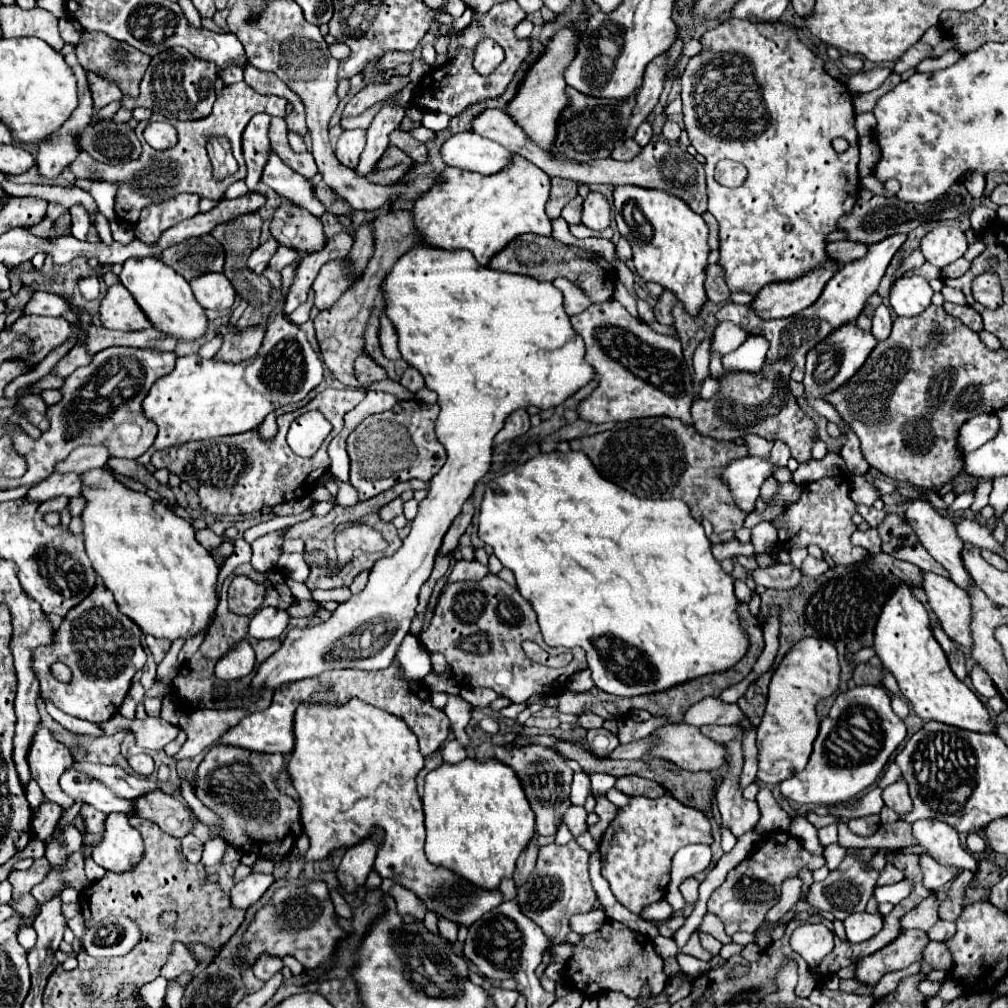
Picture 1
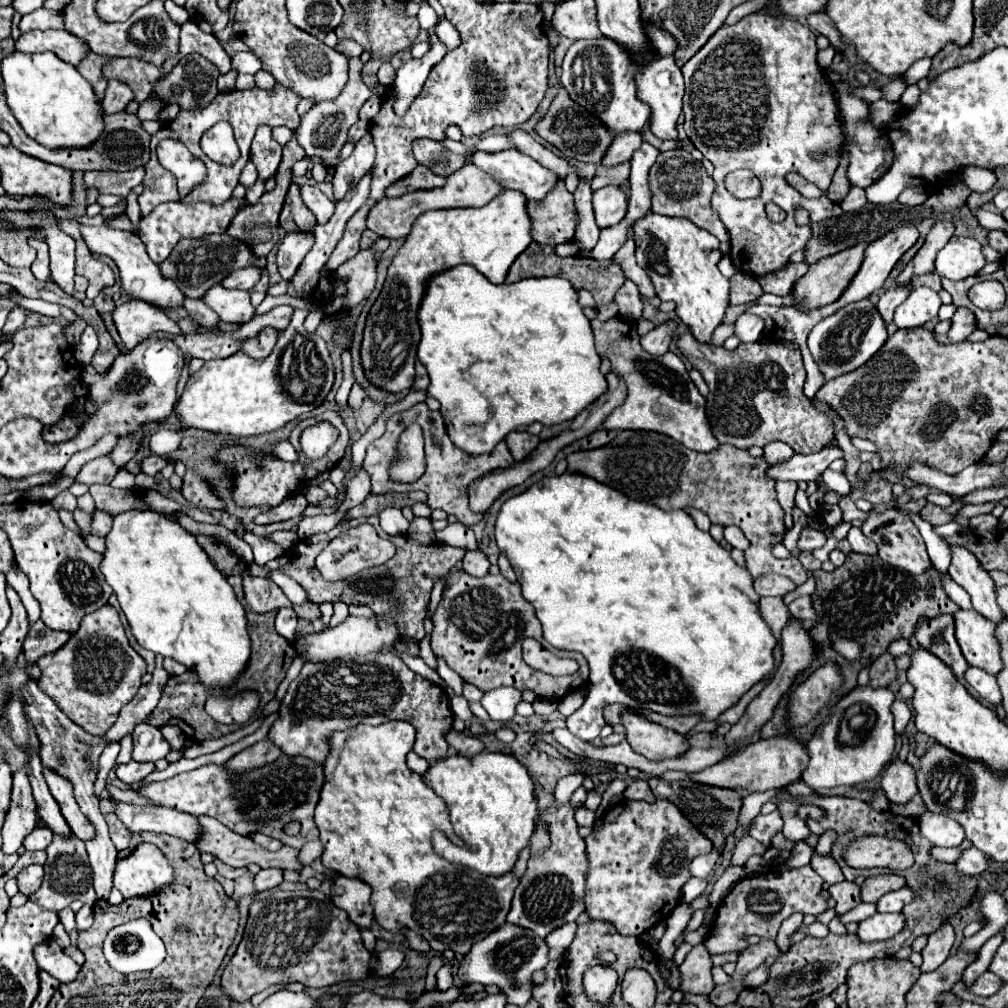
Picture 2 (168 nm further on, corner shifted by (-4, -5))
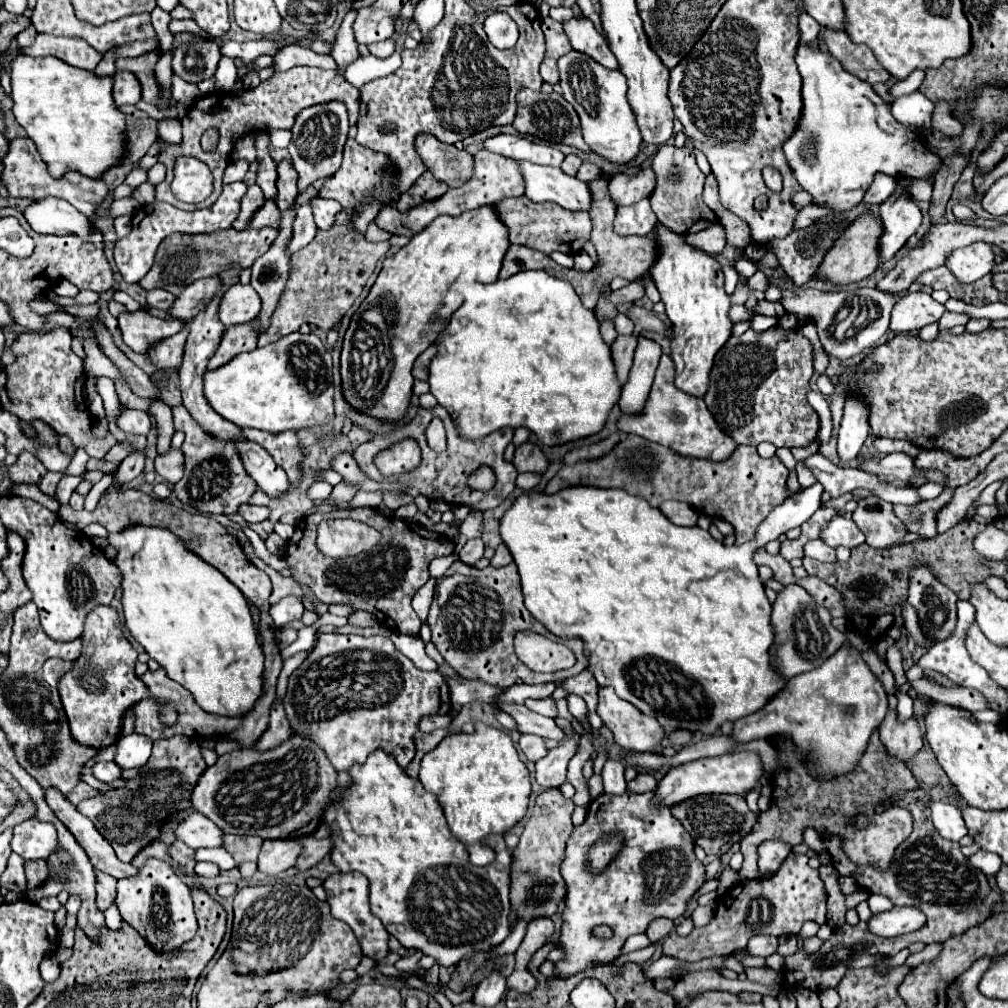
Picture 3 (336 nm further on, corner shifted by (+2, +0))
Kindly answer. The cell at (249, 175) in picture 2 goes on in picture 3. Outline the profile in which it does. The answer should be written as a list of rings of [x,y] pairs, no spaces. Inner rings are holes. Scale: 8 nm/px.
[[[246,135],[236,141],[236,147],[232,151],[232,159],[248,159],[250,163],[256,159],[256,141],[254,135]]]

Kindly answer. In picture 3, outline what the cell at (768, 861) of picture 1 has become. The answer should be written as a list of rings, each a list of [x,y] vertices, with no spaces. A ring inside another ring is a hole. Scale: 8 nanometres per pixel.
[[[788,855],[776,875],[766,879],[754,879],[744,885],[734,887],[728,895],[718,901],[716,915],[712,921],[700,929],[700,933],[688,933],[680,937],[672,931],[664,943],[662,951],[668,957],[676,957],[680,961],[700,961],[706,957],[732,955],[738,949],[744,949],[748,939],[756,933],[764,935],[798,935],[800,927],[806,921],[816,921],[818,925],[826,923],[826,893],[824,883],[816,869],[810,869],[806,855]]]

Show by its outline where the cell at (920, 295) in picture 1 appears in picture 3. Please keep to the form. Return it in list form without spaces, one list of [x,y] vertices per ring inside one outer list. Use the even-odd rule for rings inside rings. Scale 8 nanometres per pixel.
[[[908,293],[894,305],[890,329],[896,333],[918,331],[930,323],[938,323],[944,313],[944,305],[934,301],[928,293]]]

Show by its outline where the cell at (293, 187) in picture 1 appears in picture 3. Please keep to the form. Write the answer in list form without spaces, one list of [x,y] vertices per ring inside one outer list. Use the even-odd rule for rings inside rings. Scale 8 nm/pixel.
[[[312,197],[312,211],[314,211],[314,219],[318,229],[330,229],[336,221],[338,211],[342,211],[340,203],[334,203],[330,199],[320,199],[320,197]]]

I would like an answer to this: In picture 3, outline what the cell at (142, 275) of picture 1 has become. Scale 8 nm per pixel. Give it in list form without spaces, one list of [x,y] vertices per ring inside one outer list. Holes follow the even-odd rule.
[[[56,197],[32,201],[24,209],[24,217],[36,233],[44,235],[86,235],[86,231],[92,227],[88,217],[84,217],[64,199]]]

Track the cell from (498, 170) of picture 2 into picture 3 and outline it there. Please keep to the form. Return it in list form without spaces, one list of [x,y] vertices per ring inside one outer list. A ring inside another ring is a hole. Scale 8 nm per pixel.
[[[518,161],[526,179],[526,195],[532,201],[554,201],[568,211],[590,211],[590,185],[566,175],[558,167]]]

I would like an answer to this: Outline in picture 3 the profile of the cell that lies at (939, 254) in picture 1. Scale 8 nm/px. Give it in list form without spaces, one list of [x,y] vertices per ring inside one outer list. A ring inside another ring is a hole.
[[[974,243],[970,247],[962,247],[954,251],[946,259],[946,267],[960,279],[962,283],[974,283],[984,275],[994,273],[994,247],[988,243]]]

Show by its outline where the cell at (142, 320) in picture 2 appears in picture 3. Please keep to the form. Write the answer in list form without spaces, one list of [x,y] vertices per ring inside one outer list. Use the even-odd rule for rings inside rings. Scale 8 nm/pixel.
[[[148,311],[122,313],[118,317],[118,323],[124,335],[124,343],[136,353],[148,353],[152,345],[156,345],[166,337],[176,335],[186,325],[184,321],[178,321],[178,319],[152,317]]]

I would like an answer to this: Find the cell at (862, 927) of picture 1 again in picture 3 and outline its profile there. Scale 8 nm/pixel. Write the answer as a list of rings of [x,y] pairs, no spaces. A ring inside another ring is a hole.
[[[892,907],[886,913],[874,915],[870,921],[870,931],[880,937],[896,937],[904,933],[918,931],[926,925],[926,915],[916,907]]]

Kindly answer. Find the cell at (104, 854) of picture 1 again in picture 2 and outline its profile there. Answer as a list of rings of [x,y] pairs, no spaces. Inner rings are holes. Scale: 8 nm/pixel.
[[[142,842],[130,856],[118,858],[112,880],[124,898],[148,896],[156,888],[172,882],[172,868],[160,848]]]

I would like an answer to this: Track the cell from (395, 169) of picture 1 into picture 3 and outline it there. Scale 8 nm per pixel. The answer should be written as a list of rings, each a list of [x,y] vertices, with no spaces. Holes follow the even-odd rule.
[[[426,171],[424,175],[418,177],[418,181],[408,191],[402,193],[402,197],[396,203],[396,209],[404,213],[412,207],[422,205],[422,201],[434,201],[434,199],[442,197],[446,191],[448,191],[446,183],[438,183],[434,179],[434,175],[430,175],[430,171]]]

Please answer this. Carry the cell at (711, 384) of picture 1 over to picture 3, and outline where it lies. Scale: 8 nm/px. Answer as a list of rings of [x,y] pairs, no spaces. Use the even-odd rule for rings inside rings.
[[[656,227],[658,235],[658,261],[650,269],[666,315],[670,319],[670,357],[674,361],[674,385],[694,397],[704,397],[710,383],[710,369],[720,347],[732,335],[732,321],[728,317],[730,297],[724,291],[724,273],[718,261],[714,261],[702,249],[690,247],[682,235]]]

